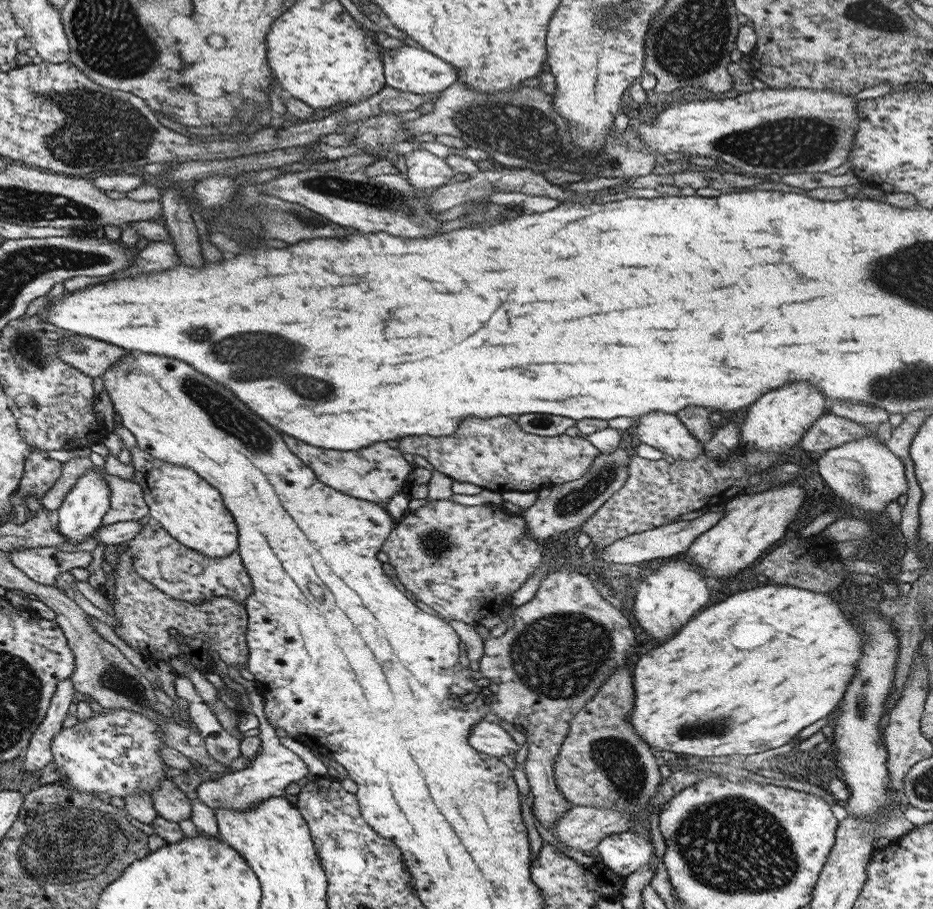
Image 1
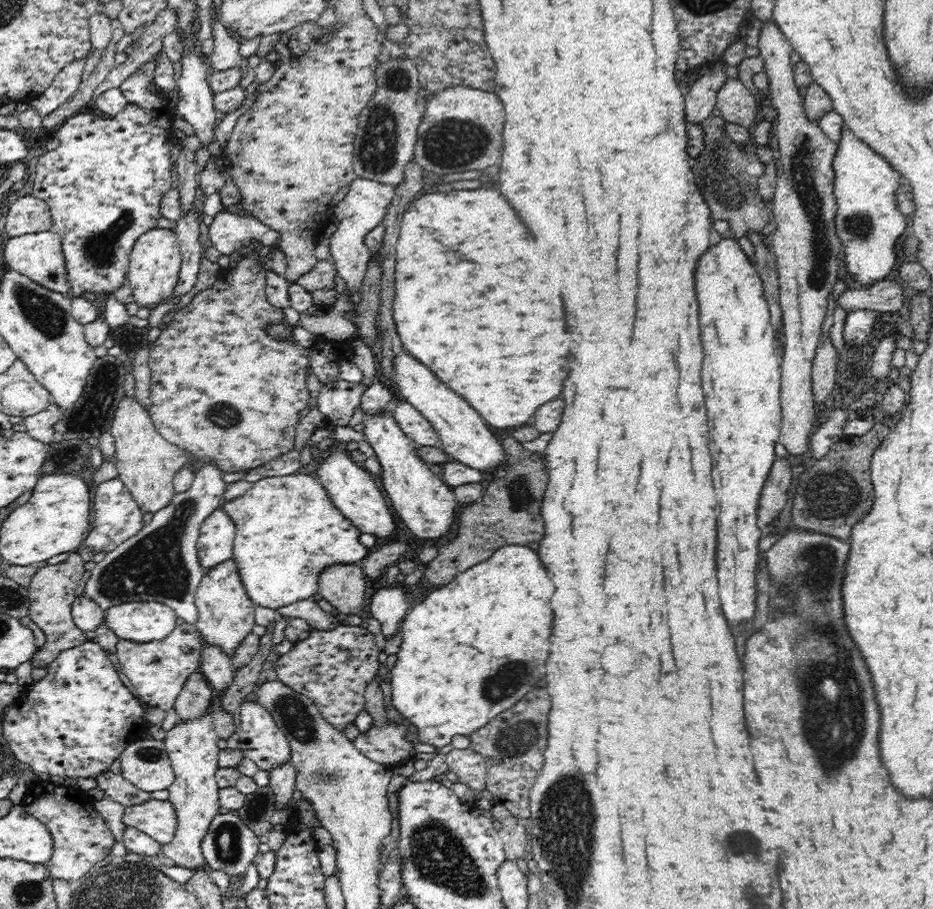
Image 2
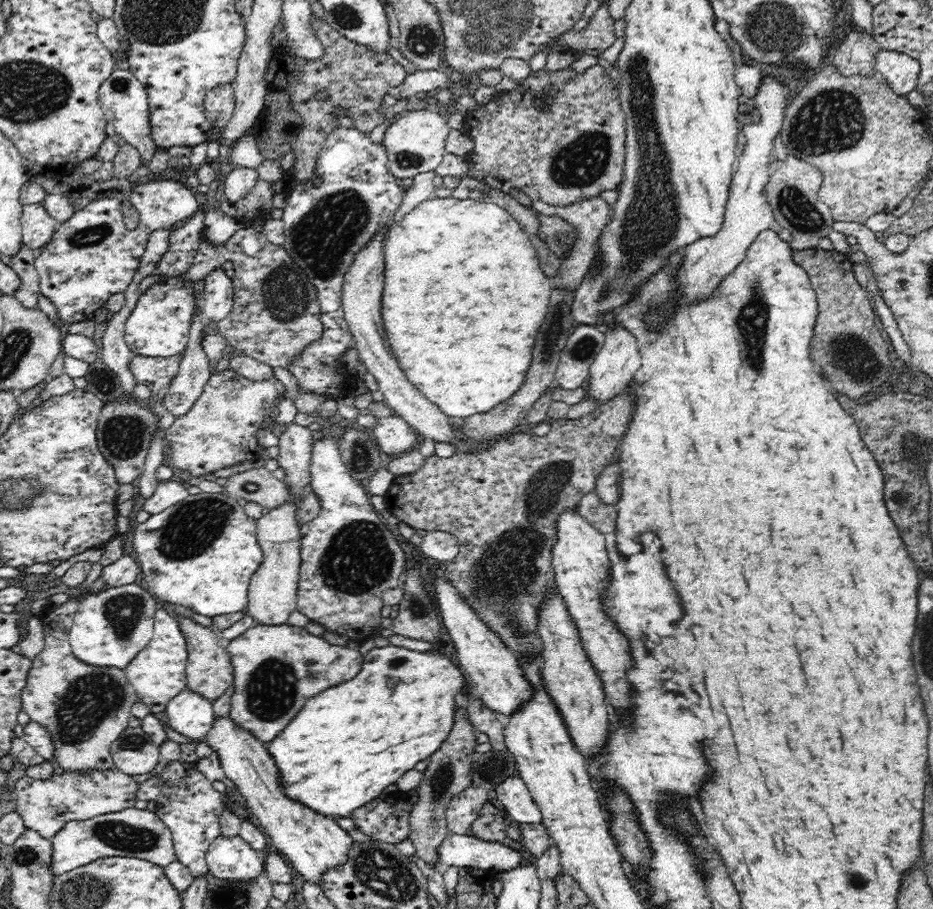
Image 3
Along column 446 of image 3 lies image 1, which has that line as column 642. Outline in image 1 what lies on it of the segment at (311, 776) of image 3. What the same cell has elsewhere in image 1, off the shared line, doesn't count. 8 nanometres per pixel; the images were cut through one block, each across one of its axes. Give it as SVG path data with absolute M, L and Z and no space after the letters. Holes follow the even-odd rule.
M774 582L763 583L757 588L747 588L747 590L736 591L725 600L700 609L682 627L677 636L667 640L665 644L649 650L649 654L641 656L637 664L633 666L633 683L635 690L635 700L630 714L626 714L626 721L629 721L637 736L645 740L649 747L661 748L667 752L673 752L676 756L685 754L685 758L700 758L703 756L727 756L730 754L757 754L777 748L791 742L798 732L817 722L825 715L833 714L836 711L838 702L843 698L847 685L850 684L853 675L856 673L857 661L861 658L862 636L857 632L851 620L845 616L845 612L839 608L837 600L830 594L823 592L809 592L801 590L789 584L777 584Z

